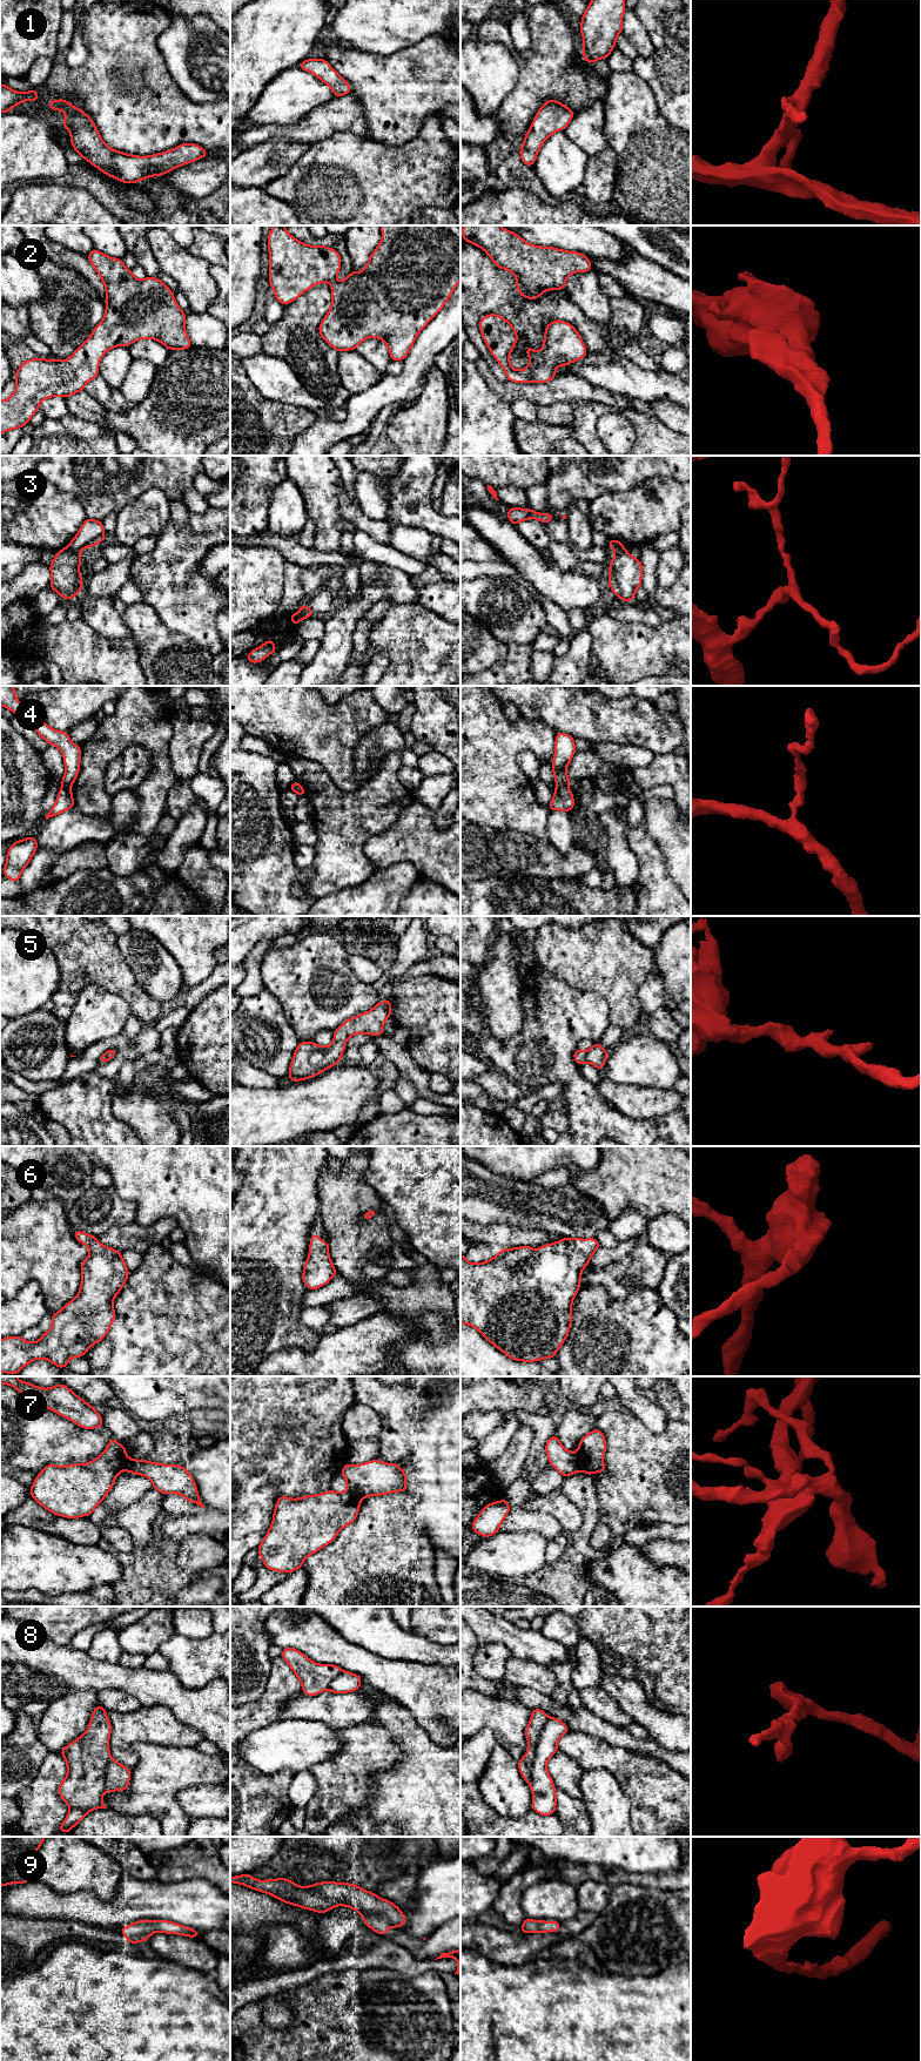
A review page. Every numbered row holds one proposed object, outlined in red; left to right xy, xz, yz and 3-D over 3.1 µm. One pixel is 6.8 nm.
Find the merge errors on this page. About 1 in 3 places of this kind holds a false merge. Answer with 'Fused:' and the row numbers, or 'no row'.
Fused: 3, 4, 7, 8

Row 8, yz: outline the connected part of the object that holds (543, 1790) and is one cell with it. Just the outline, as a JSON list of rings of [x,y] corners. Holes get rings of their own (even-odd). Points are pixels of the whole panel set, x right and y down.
[[[550,1717],[539,1733],[531,1767],[530,1787],[533,1796],[532,1810],[542,1816],[556,1813],[556,1787],[546,1764],[558,1750],[558,1739],[570,1732],[560,1719]]]

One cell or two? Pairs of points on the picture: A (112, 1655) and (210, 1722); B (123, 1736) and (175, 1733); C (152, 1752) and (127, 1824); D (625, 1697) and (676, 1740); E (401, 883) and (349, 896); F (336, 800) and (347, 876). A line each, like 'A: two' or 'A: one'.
A: two
B: one
C: two
D: one
E: one
F: one

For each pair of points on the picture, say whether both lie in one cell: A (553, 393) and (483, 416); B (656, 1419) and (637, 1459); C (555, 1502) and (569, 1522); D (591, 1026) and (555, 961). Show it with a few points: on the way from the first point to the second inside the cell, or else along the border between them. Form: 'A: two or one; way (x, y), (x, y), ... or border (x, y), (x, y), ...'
A: two; border (488, 386), (509, 404)
B: two; border (630, 1412), (656, 1433), (661, 1433), (670, 1420)
C: one; way (559, 1507), (569, 1517)
D: two; border (542, 965), (569, 984), (591, 990)

